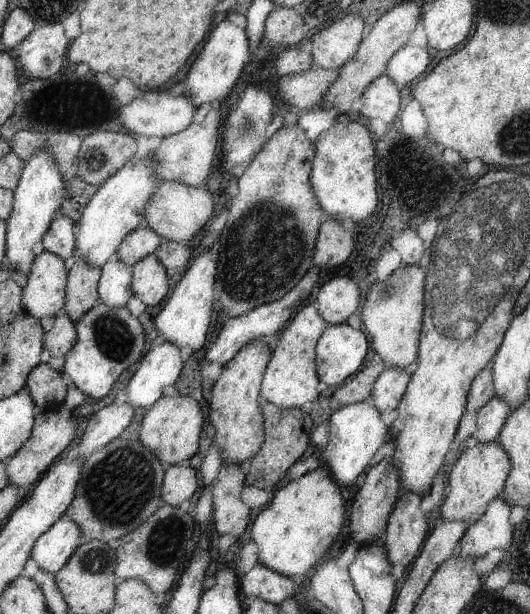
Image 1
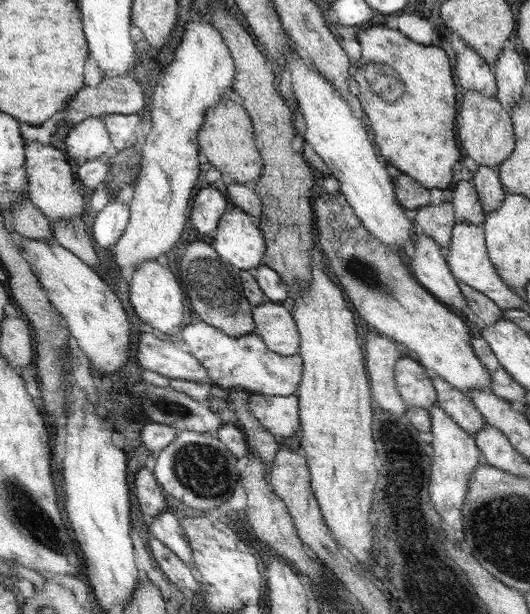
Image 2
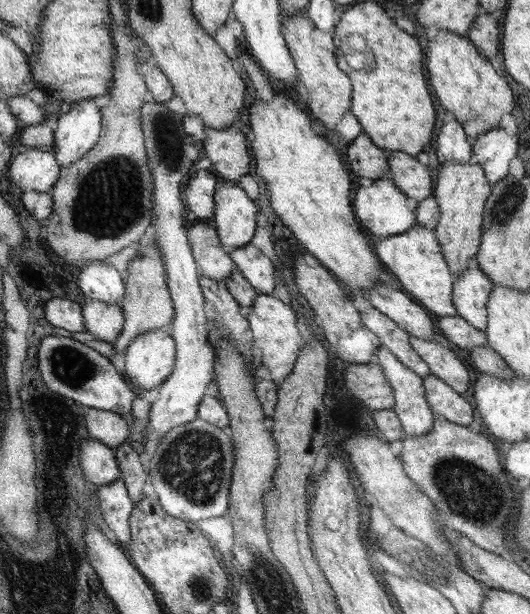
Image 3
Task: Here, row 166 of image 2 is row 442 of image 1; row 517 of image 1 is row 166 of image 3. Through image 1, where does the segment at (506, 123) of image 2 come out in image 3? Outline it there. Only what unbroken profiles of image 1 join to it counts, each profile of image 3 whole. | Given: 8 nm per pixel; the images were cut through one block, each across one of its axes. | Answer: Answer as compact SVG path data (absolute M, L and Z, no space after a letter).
M448 161L439 169L433 194L440 209L440 218L435 231L440 246L443 246L443 255L446 256L450 273L456 277L466 269L477 265L475 255L483 240L483 222L486 217L484 206L491 193L492 184L487 180L484 167L474 161L466 164Z

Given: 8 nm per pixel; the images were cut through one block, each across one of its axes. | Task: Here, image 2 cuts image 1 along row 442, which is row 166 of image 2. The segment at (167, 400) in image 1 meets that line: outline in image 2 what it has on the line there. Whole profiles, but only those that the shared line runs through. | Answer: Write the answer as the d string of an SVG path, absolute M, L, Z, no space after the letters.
M191 20L185 26L174 60L161 72L152 94L152 130L139 150L141 168L130 200L130 222L123 236L109 249L119 268L156 261L180 240L182 228L191 216L188 206L198 184L196 176L200 176L200 162L196 162L199 132L207 120L207 115L202 112L218 105L226 88L232 86L237 73L232 57L223 35L210 21Z

